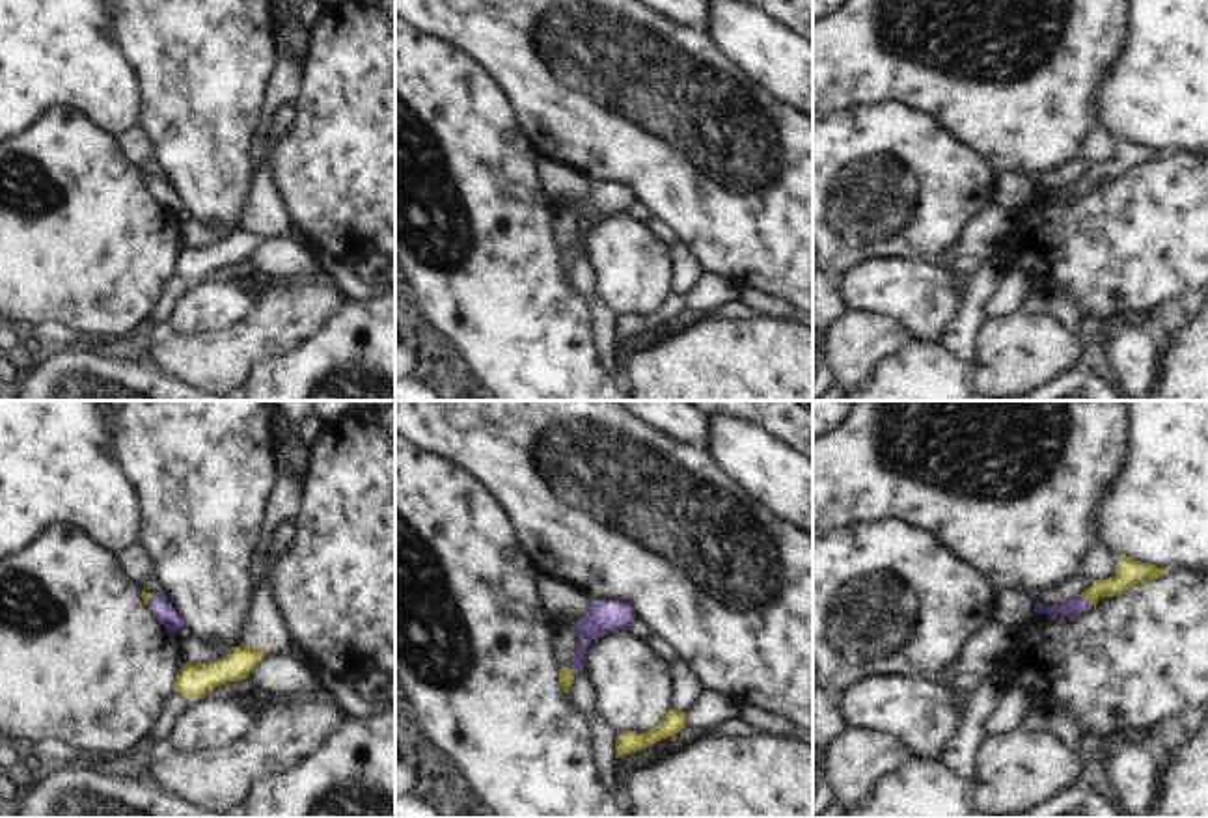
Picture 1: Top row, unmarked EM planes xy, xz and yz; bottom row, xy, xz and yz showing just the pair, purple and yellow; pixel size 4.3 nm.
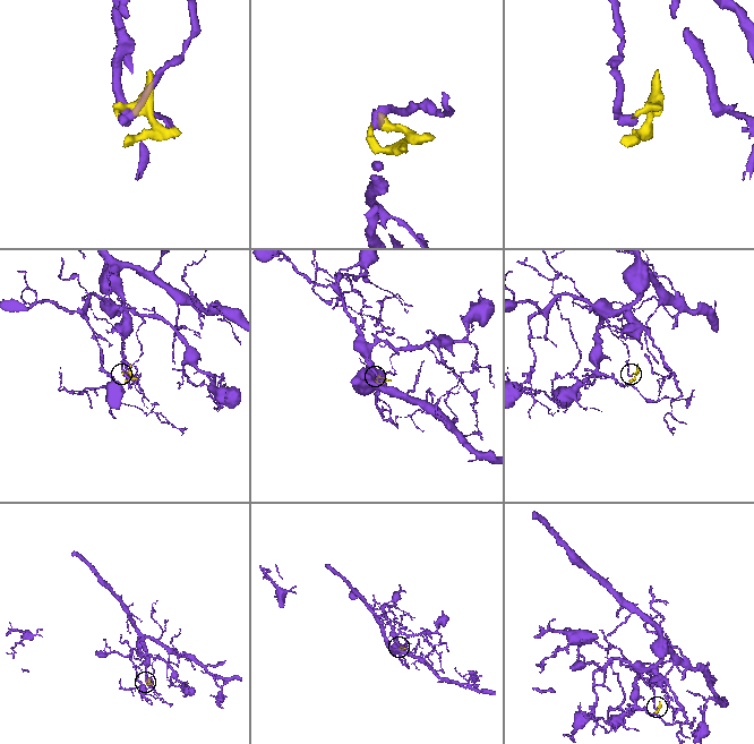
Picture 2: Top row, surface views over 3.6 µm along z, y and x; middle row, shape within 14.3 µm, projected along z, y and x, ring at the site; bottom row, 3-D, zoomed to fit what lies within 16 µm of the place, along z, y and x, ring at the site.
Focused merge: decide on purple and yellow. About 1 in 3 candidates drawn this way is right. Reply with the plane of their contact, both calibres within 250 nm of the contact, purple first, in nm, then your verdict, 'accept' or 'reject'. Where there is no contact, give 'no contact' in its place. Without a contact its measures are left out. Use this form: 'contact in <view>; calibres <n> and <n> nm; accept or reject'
contact in yz; calibres 70 and 120 nm; accept

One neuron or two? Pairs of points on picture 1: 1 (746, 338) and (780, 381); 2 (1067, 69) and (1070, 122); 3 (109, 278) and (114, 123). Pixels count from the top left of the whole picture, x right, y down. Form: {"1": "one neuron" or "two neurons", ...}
{"1": "one neuron", "2": "one neuron", "3": "two neurons"}

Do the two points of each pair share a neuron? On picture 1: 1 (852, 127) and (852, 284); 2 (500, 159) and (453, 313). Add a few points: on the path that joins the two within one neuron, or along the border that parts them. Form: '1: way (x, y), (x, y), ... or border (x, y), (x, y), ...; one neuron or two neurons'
1: border (895, 258), (860, 261), (836, 282); two neurons
2: way (472, 198), (472, 274); one neuron

